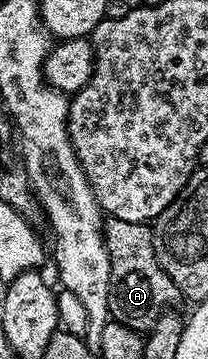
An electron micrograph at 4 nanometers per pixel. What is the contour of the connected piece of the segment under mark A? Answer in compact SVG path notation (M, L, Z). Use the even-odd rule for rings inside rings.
M107 217L102 232L110 257L111 319L139 332L149 332L156 320L171 309L180 295L176 284L156 260L154 231L147 223Z

